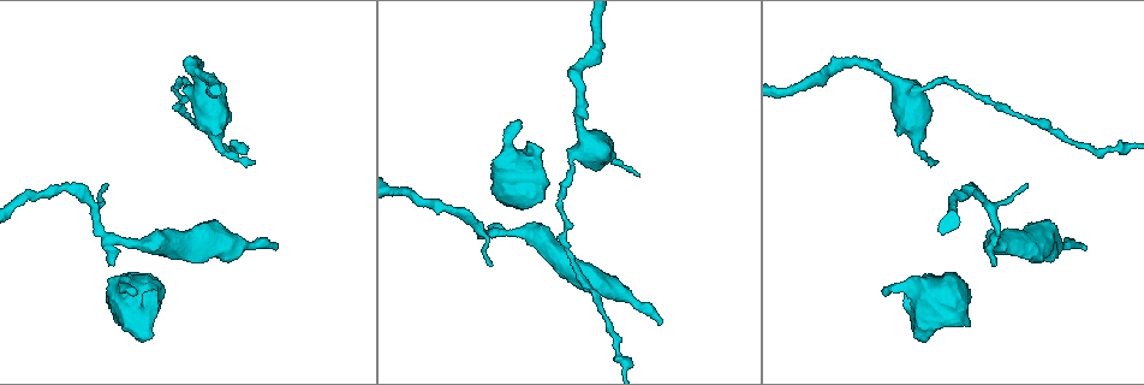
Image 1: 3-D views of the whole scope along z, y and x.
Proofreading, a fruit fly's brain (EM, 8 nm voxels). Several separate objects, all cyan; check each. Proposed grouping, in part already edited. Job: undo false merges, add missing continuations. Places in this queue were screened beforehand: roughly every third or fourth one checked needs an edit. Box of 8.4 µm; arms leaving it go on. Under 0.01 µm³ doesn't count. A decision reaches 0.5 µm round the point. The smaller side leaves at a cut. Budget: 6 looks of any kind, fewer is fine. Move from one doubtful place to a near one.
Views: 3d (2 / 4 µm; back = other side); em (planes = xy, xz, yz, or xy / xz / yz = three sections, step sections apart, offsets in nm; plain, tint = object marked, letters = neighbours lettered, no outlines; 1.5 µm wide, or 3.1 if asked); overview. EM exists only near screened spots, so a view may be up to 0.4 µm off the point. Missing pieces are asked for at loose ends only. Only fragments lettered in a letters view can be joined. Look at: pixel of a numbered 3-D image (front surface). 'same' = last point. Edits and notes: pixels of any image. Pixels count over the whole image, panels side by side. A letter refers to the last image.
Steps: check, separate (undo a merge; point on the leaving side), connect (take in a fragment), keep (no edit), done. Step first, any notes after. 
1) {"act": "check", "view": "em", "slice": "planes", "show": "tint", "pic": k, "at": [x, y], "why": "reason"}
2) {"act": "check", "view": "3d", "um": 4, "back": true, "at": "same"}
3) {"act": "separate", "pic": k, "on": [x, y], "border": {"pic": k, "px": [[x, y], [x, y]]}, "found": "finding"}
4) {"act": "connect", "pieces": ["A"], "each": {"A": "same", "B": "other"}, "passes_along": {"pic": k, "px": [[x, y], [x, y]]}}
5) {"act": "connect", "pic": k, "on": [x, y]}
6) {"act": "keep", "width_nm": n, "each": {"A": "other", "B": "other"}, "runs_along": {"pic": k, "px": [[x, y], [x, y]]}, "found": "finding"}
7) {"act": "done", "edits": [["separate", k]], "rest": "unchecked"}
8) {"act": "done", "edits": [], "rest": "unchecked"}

{"act": "check", "view": "em", "slice": "planes", "show": "letters", "pic": 1, "at": [994, 266], "why": "an open end"}

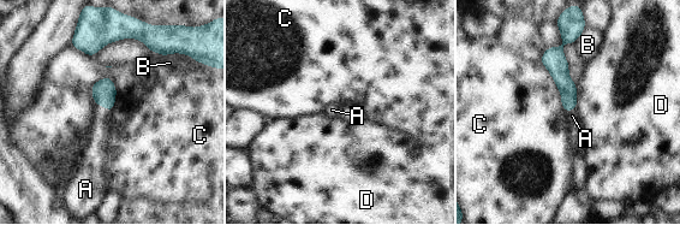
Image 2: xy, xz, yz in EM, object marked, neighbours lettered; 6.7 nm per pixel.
{"act": "connect", "pieces": ["A"], "each": {"A": "same", "B": "other", "C": "other", "D": "other"}, "found": "it goes on there"}

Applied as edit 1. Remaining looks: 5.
{"act": "check", "view": "em", "slice": "planes", "show": "letters", "pic": 1, "at": [1085, 247], "why": "an open end"}

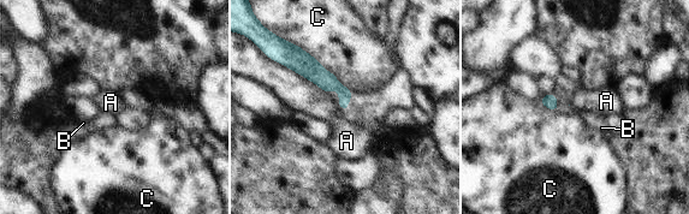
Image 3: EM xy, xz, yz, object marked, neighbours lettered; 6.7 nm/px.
{"act": "keep", "longest_contact_nm": ["C", 500], "each": {"A": "other", "B": "other", "C": "other"}, "border": {"pic": 3, "px": [[275, 61], [313, 81], [330, 95]]}, "found": "none of them fits"}

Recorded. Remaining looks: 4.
{"act": "check", "view": "3d", "um": 4, "pic": 1, "at": [519, 122], "why": "an open end"}

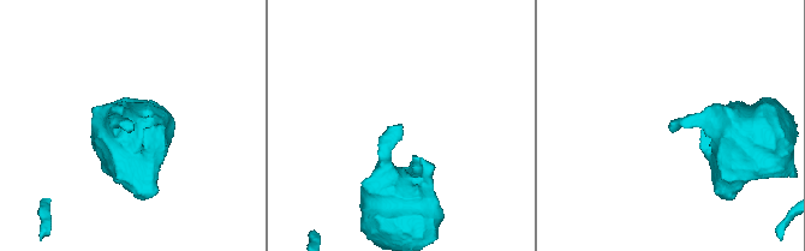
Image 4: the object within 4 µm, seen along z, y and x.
{"act": "check", "view": "em", "slice": "yz", "step": 8, "show": "letters", "pic": 4, "at": [130, 131]}

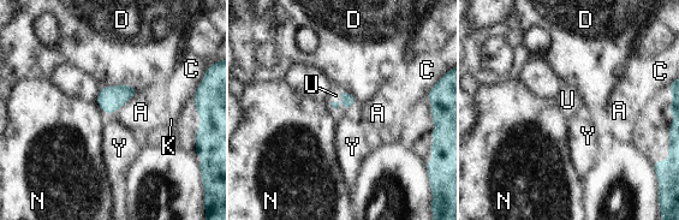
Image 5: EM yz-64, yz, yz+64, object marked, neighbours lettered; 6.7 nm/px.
{"act": "connect", "pieces": ["U"], "each": {"A": "other", "C": "other", "D": "other", "K": "other", "N": "other", "U": "same", "Y": "other"}, "passes_along": {"pic": 5, "px": [[347, 101], [341, 101], [335, 95]]}, "found": "it goes on there"}

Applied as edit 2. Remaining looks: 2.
{"act": "done", "edits": [["connect", 2], ["connect", 5]], "rest": "unchecked"}

